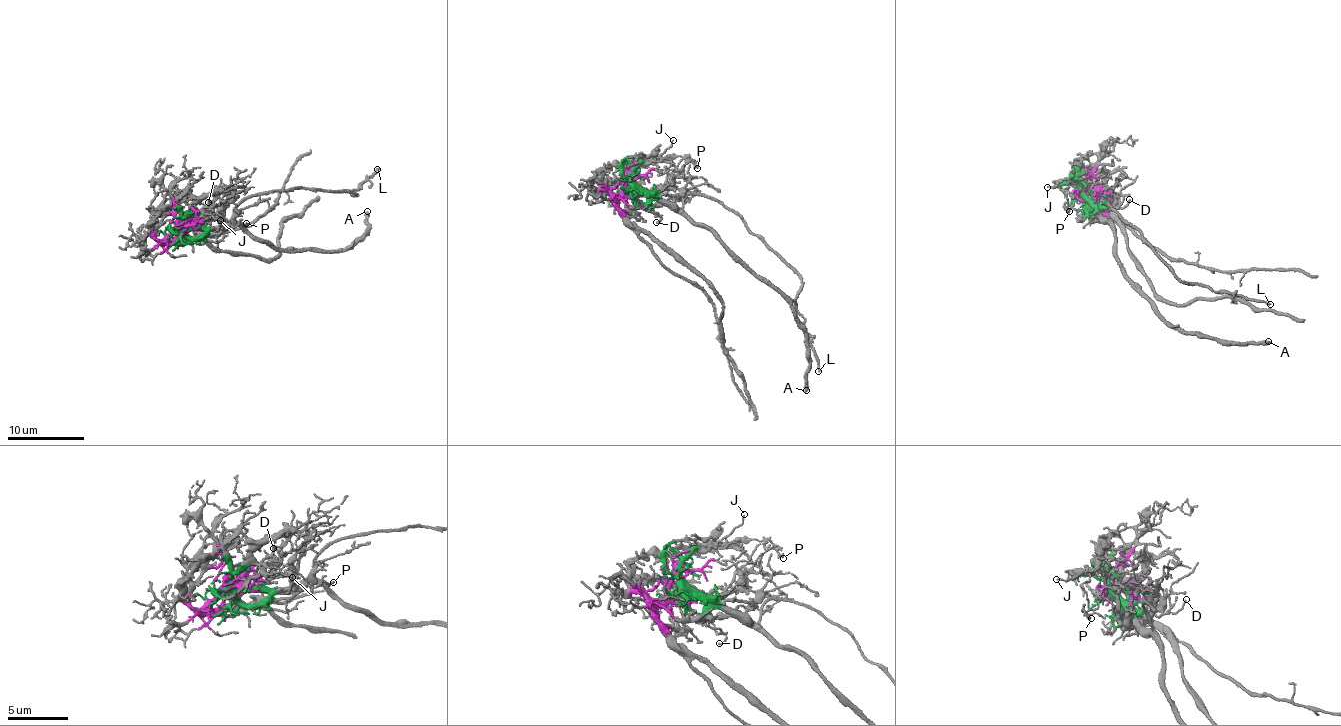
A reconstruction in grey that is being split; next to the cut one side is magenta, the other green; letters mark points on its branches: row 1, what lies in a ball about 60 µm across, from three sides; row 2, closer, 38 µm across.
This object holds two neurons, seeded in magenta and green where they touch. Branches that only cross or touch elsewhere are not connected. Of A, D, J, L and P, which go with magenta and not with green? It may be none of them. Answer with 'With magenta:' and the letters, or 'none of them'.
With magenta: none of them

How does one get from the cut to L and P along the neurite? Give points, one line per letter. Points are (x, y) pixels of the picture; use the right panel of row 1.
L: (1088, 191), (1085, 198), (1105, 219), (1104, 202), (1135, 226), (1157, 257), (1168, 264), (1179, 279), (1270, 304)
P: (1088, 191), (1085, 198), (1092, 210), (1086, 209), (1086, 198), (1081, 191), (1070, 206), (1064, 206), (1070, 212)

